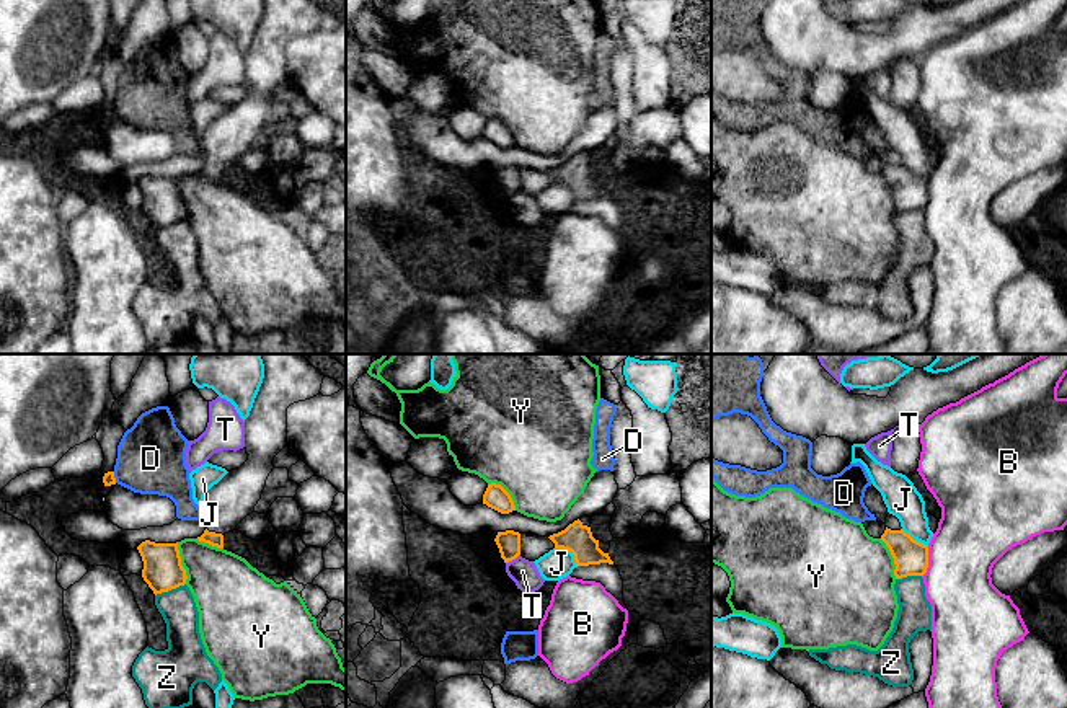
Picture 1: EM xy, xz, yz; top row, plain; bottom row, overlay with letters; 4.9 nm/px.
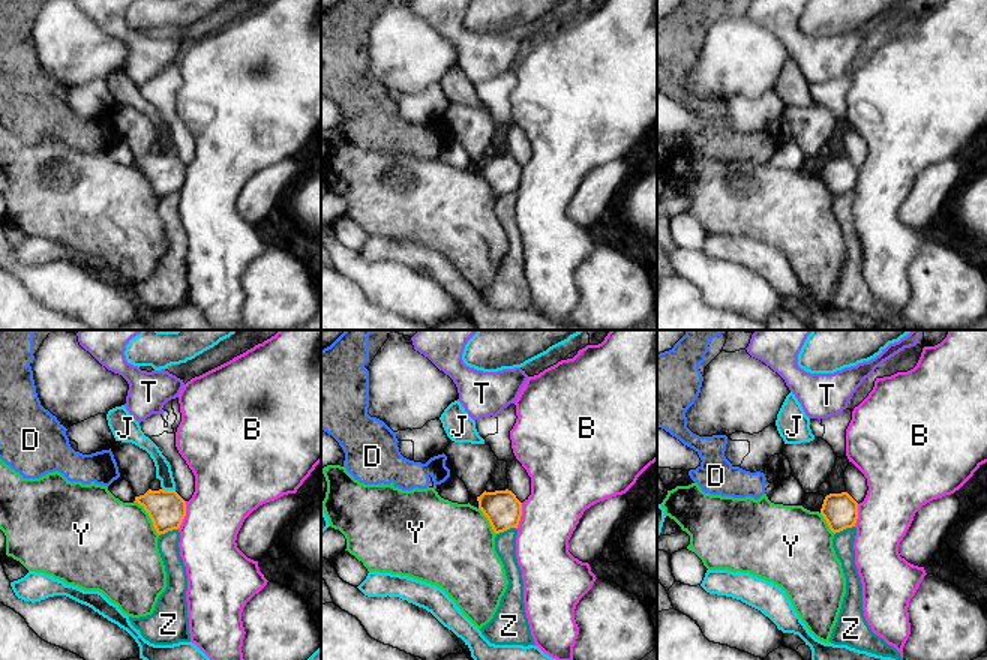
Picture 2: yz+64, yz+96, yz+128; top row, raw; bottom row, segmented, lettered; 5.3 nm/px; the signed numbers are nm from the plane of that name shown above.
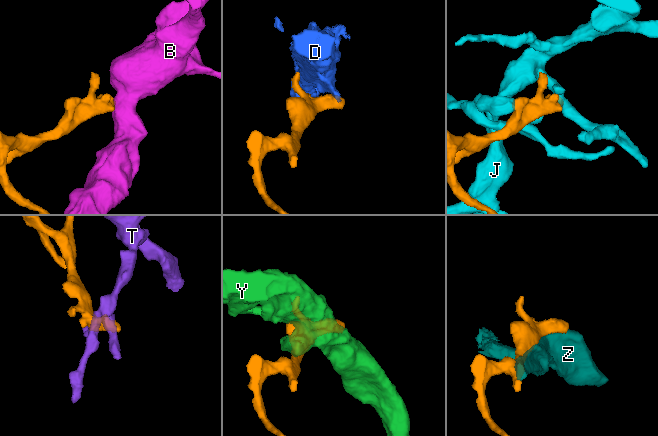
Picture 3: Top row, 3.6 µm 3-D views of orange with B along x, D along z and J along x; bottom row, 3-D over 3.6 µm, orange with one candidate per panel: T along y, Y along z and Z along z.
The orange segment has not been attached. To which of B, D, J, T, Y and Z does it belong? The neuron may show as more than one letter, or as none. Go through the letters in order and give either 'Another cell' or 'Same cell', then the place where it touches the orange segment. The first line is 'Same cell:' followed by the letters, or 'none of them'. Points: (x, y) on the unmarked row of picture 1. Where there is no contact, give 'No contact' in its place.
Same cell: none of them
B: Another cell. Touches orange at yz (927, 196)
D: Another cell. Touches orange at xy (113, 111)
J: Another cell. Touches orange at xz (570, 185)
T: Another cell. Touches orange at xz (513, 193)
Y: Another cell. Touches orange at xy (180, 198)
Z: Another cell. Touches orange at xy (170, 224)

